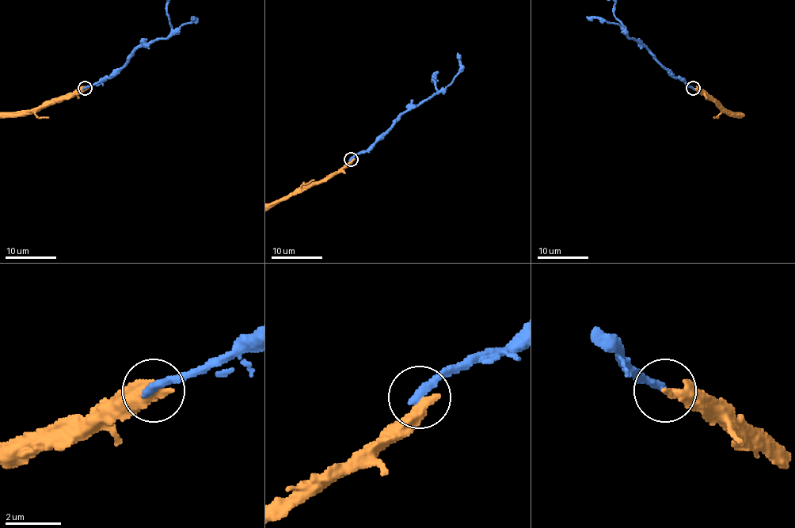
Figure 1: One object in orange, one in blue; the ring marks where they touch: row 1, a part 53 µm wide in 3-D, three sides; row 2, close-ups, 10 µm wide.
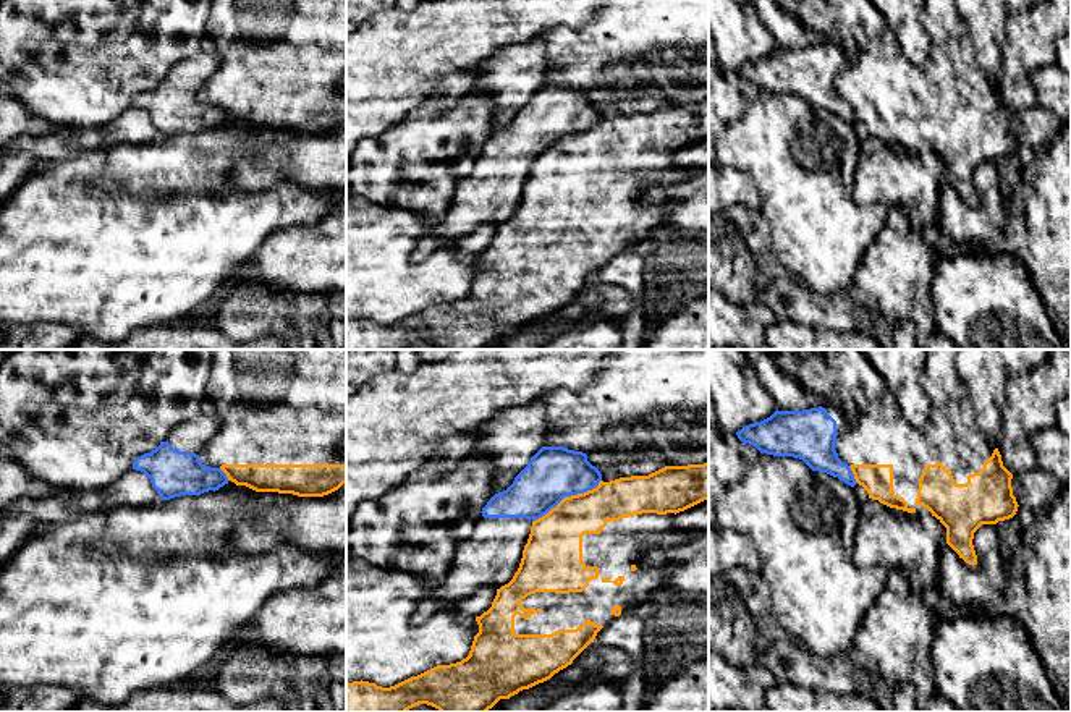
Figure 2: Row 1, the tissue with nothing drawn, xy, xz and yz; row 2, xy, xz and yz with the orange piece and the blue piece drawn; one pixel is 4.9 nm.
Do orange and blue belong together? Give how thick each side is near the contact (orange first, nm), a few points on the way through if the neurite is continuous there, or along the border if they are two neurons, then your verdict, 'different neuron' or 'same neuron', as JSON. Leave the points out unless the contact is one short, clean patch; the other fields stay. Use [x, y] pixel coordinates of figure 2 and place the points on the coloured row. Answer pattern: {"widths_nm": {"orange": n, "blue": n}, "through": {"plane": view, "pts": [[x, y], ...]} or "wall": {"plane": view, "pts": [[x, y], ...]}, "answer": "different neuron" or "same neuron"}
{"widths_nm": {"orange": 280, "blue": 260}, "wall": {"plane": "xz", "pts": [[601, 479], [591, 489], [565, 495], [533, 521]]}, "answer": "different neuron"}

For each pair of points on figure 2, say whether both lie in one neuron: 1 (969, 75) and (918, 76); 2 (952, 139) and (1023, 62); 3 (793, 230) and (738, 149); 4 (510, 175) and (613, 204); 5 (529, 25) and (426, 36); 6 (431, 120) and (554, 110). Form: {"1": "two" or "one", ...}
{"1": "one", "2": "two", "3": "one", "4": "two", "5": "one", "6": "two"}

